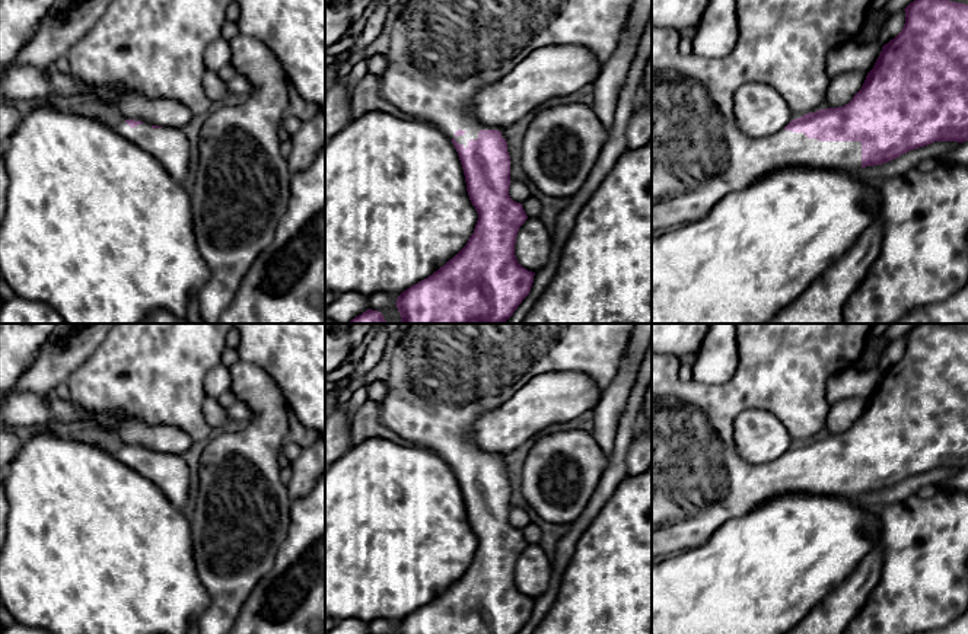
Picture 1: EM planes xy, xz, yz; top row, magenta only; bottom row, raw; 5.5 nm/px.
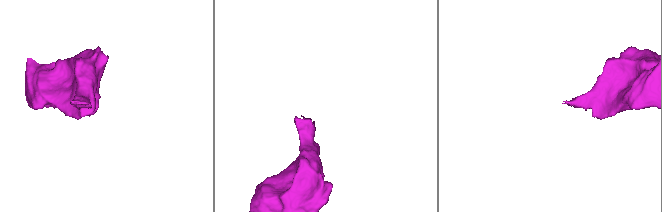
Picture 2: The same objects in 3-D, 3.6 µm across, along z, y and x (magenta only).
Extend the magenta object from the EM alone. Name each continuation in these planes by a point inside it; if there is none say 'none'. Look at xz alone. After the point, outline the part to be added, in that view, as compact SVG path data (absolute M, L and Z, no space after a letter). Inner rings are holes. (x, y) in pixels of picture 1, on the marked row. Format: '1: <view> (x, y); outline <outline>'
1: xz (442, 53); outline M408 0L408 3L404 6L404 9L399 13L397 13L392 17L392 20L388 23L389 47L388 47L388 51L385 52L388 66L386 66L385 71L379 76L379 95L385 102L397 106L402 112L436 124L437 127L442 128L442 131L446 136L450 137L450 140L455 138L456 143L462 144L465 149L467 149L469 140L478 138L478 133L481 130L499 130L501 133L501 137L504 138L506 130L484 127L472 118L471 112L468 111L468 103L472 99L472 96L477 95L484 87L499 82L501 77L504 77L507 73L510 73L520 61L523 61L532 51L542 48L542 47L560 47L560 45L583 47L583 48L588 48L589 51L592 51L602 63L605 63L612 55L612 52L615 51L615 48L618 45L622 28L624 28L625 22L630 19L630 9L631 9L633 1L634 0Z

